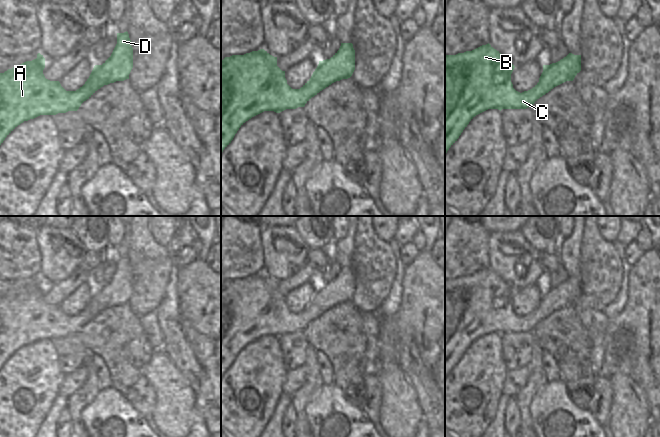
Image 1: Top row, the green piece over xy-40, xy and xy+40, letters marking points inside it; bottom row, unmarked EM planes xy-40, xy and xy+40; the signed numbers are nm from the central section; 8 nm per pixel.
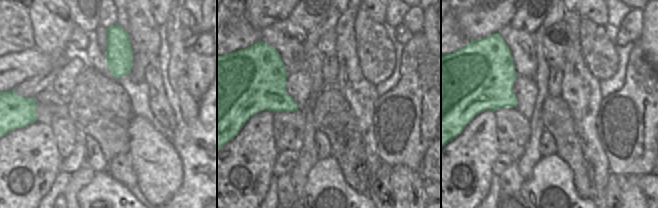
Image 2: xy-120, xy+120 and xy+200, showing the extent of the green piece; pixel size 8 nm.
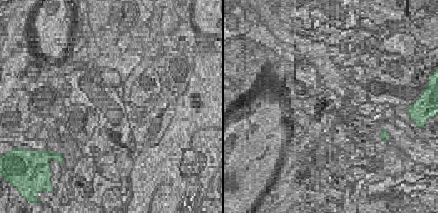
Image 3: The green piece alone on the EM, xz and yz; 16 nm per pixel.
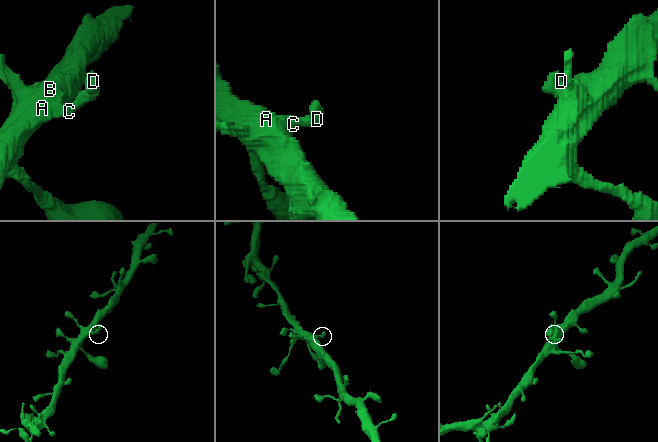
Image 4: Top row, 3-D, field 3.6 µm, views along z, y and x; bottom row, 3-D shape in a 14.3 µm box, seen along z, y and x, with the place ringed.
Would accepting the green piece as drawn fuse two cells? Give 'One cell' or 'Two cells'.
One cell

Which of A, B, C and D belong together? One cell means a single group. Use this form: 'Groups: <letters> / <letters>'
Groups: A B C D

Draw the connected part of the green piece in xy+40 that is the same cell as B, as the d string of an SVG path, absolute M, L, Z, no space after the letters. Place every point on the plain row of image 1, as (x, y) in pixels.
M489 267L472 275L445 279L445 377L457 365L469 346L488 333L526 333L554 311L573 305L581 295L581 279L569 277L556 287L543 289L539 306L522 317L513 312L511 298L515 290Z

